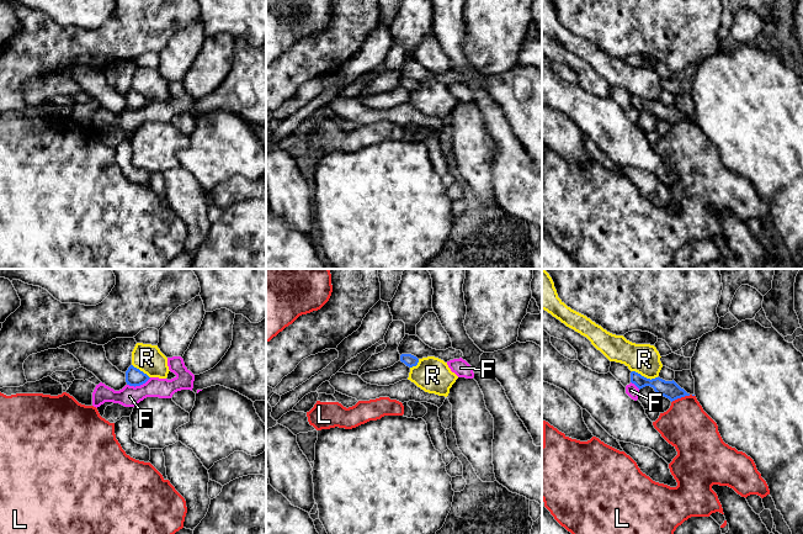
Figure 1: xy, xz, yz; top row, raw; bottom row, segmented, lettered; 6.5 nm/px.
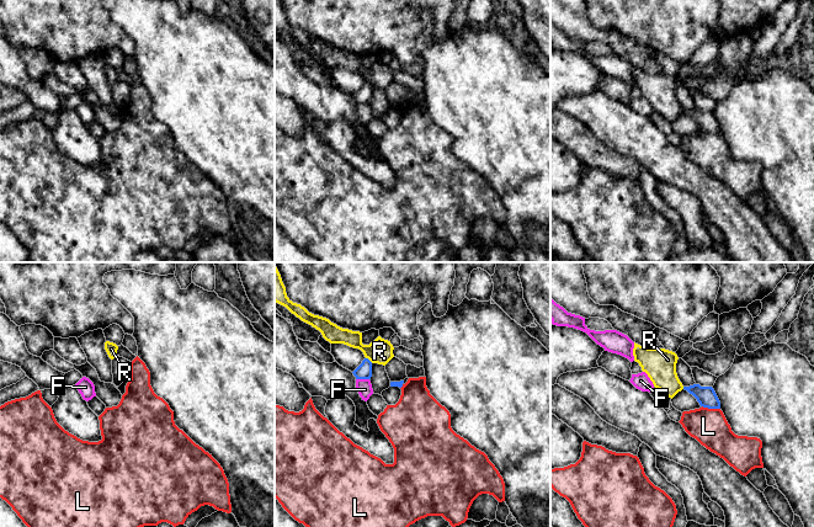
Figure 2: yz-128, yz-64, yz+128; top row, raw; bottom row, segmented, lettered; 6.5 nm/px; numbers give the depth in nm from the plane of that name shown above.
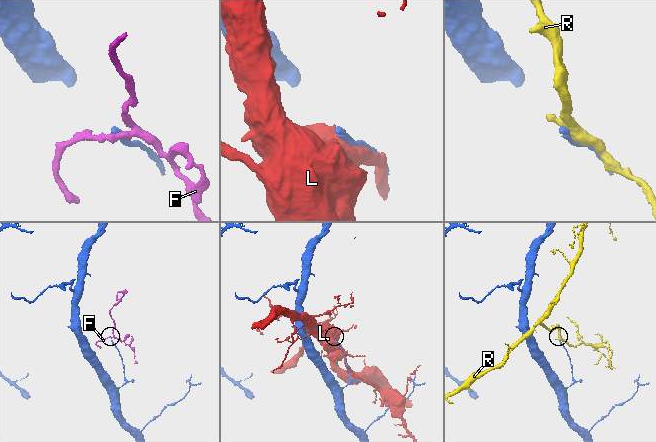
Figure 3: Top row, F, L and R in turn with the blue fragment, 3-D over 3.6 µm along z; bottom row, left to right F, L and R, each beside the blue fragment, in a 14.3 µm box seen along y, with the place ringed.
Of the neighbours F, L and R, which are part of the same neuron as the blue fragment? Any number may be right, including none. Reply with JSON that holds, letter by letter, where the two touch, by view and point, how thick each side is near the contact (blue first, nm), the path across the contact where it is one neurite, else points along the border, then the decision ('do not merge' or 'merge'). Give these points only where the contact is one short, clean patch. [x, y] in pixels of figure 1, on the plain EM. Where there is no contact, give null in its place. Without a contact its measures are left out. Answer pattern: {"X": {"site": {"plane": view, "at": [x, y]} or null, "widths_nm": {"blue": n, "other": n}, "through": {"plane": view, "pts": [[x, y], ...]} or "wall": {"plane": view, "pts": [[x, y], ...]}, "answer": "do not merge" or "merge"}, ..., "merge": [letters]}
{"F": {"site": {"plane": "xy", "at": [138, 109]}, "widths_nm": {"blue": 110, "other": 140}, "wall": {"plane": "xy", "pts": [[150, 101], [139, 109], [127, 109]]}, "answer": "do not merge"}, "L": {"site": {"plane": "yz", "at": [682, 120]}, "widths_nm": {"blue": 120, "other": 300}, "answer": "do not merge"}, "R": {"site": {"plane": "yz", "at": [643, 100]}, "widths_nm": {"blue": 120, "other": 200}, "answer": "do not merge"}, "merge": []}

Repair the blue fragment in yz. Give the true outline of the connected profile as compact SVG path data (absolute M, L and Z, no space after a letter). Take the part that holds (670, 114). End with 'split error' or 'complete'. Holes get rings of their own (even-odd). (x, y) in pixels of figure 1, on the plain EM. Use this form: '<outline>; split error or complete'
M632 95L631 106L634 107L639 113L645 110L650 110L654 112L654 115L659 120L664 120L669 122L671 126L677 122L690 120L690 117L687 117L684 112L681 112L674 104L665 105L660 101L655 101L650 104L650 102L642 100L640 97L636 95Z; complete

